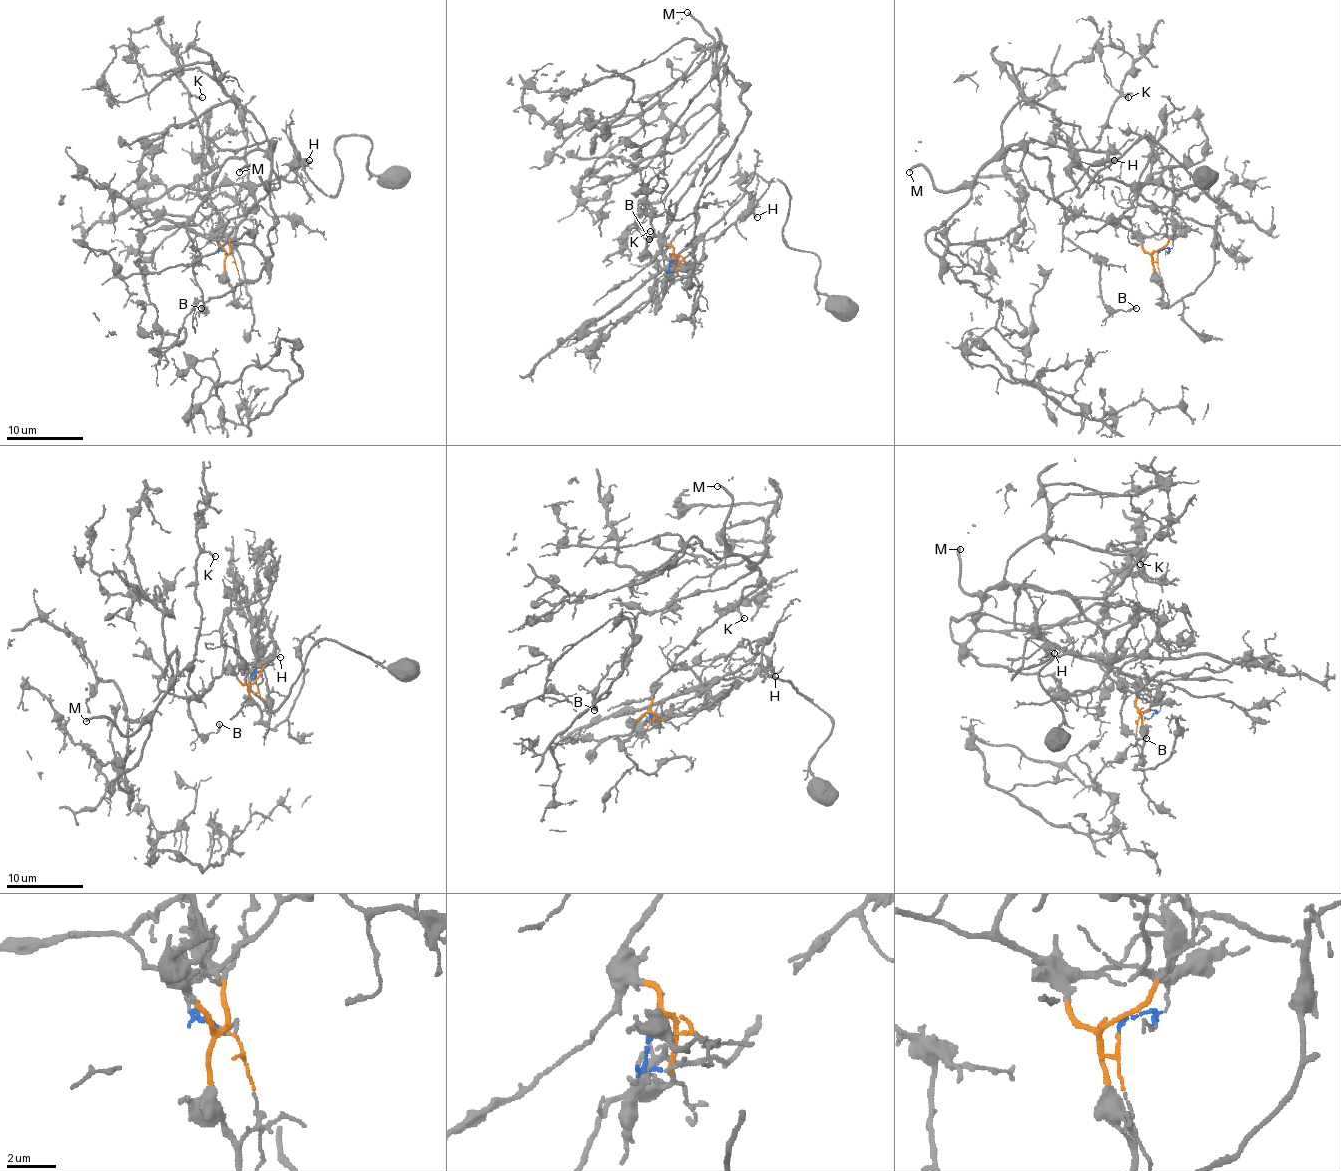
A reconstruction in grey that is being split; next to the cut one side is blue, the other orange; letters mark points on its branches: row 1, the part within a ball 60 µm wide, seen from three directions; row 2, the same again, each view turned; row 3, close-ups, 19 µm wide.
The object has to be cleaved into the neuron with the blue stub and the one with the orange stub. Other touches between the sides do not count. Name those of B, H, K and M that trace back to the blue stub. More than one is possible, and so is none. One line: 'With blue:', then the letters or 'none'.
With blue: H

